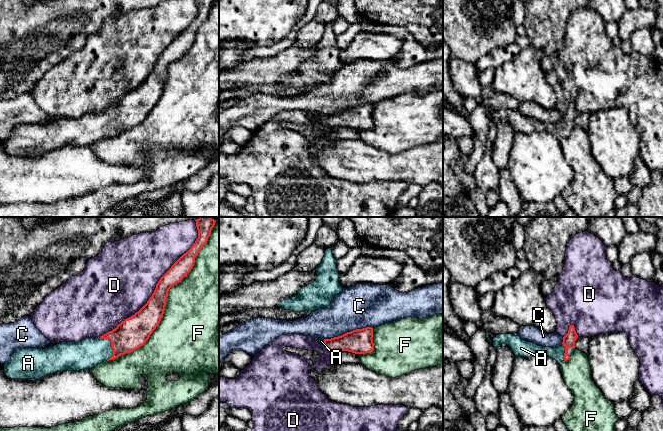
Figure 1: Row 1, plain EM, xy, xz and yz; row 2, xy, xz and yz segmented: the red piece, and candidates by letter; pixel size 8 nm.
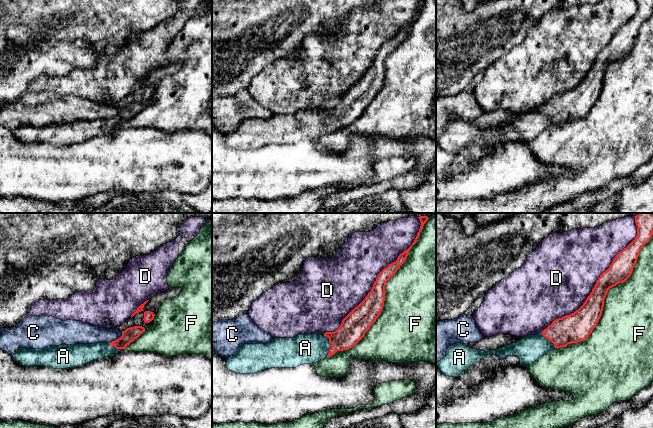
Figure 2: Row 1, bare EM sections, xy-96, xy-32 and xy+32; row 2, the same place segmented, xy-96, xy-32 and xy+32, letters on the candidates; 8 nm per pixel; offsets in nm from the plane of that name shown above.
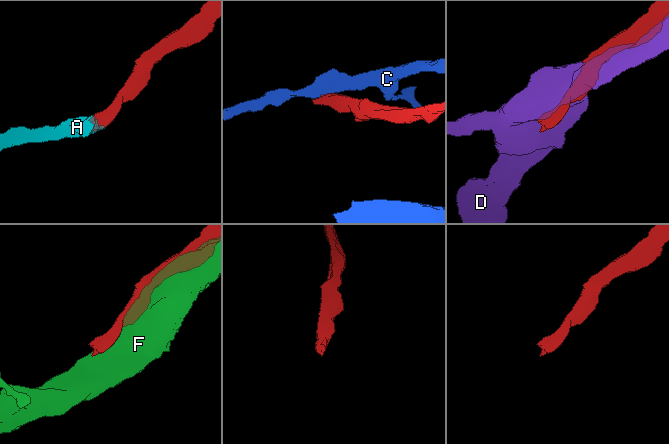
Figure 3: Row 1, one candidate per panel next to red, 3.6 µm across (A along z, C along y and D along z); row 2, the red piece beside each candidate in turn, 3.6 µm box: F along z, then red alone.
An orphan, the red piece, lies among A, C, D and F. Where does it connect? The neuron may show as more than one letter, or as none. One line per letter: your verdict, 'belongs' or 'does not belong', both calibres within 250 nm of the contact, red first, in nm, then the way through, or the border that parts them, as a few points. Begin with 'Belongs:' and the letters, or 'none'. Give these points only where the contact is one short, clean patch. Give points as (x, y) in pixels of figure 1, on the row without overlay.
Belongs: A
A: belongs | 260/240 nm | across xy (132, 109), (111, 121), (86, 130)
C: does not belong | 200/340 nm | along xz (372, 103), (356, 104), (324, 115)
D: does not belong | 190/480 nm
F: does not belong | 200/500 nm

